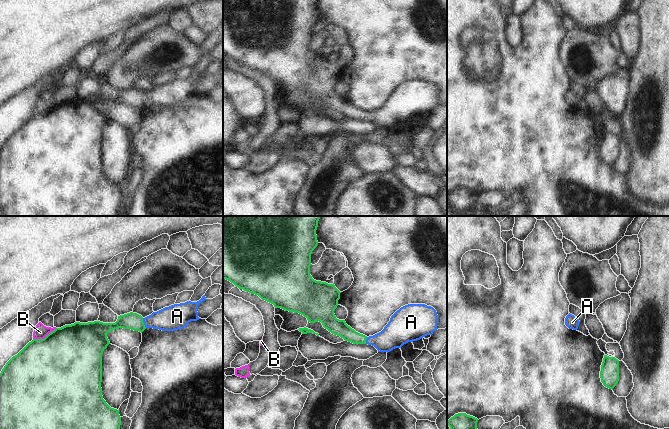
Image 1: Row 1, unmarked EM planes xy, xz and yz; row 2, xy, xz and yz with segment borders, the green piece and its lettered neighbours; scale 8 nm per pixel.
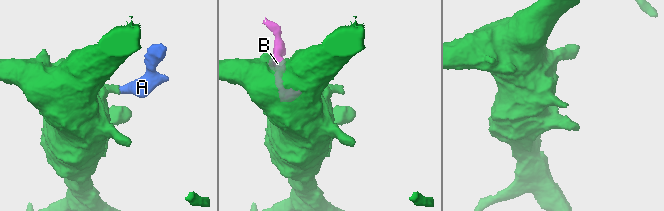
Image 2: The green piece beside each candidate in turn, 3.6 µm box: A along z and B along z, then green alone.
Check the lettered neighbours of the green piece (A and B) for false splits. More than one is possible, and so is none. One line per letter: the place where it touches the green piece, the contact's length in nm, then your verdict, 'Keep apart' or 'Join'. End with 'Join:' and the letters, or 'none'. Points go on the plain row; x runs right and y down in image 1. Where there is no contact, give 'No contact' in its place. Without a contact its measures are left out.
A: Touches green at xy (143, 99). Shared border 90 nm. Join
B: Touches green at xy (45, 113). Shared border 220 nm. Keep apart
Join: A.

